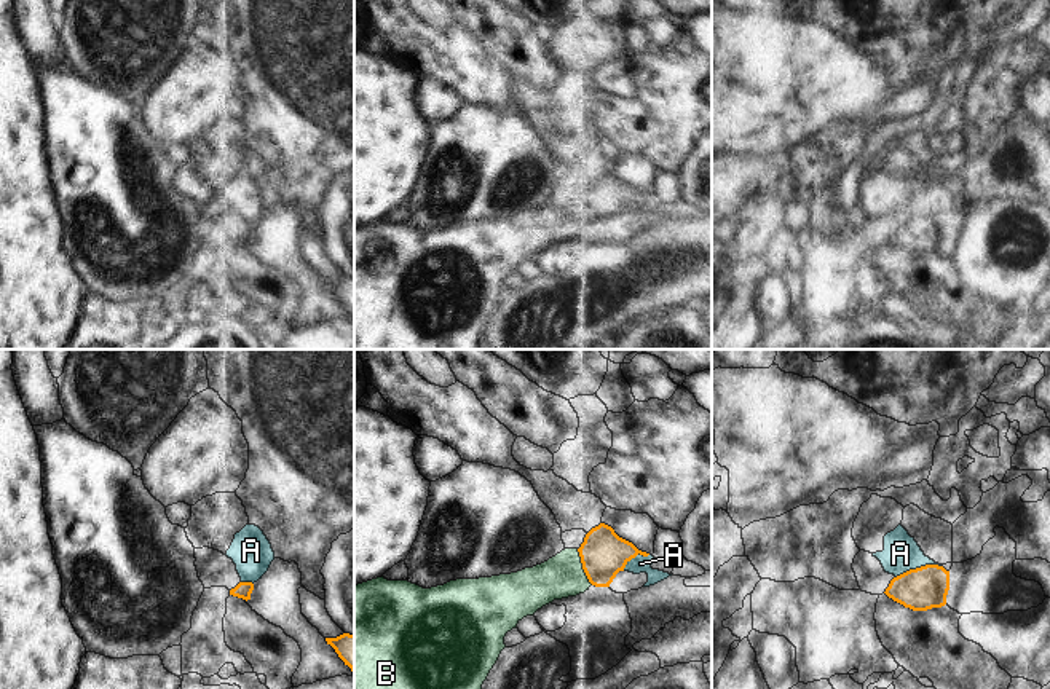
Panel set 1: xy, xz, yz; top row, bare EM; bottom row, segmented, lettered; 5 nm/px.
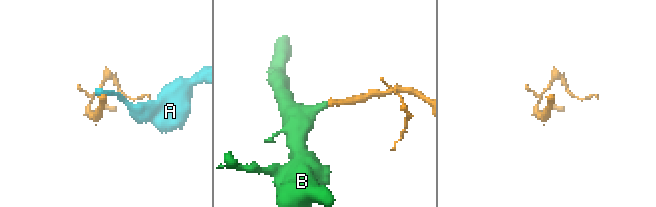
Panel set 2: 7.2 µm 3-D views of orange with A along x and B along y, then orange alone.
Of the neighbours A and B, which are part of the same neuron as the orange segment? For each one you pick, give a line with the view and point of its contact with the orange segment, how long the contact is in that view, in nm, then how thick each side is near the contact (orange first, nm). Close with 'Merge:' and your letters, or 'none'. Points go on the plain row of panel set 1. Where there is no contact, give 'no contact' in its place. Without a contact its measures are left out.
B: contact xz (583, 209); length 200 nm; calibres 240 and 220 nm
Merge: B

